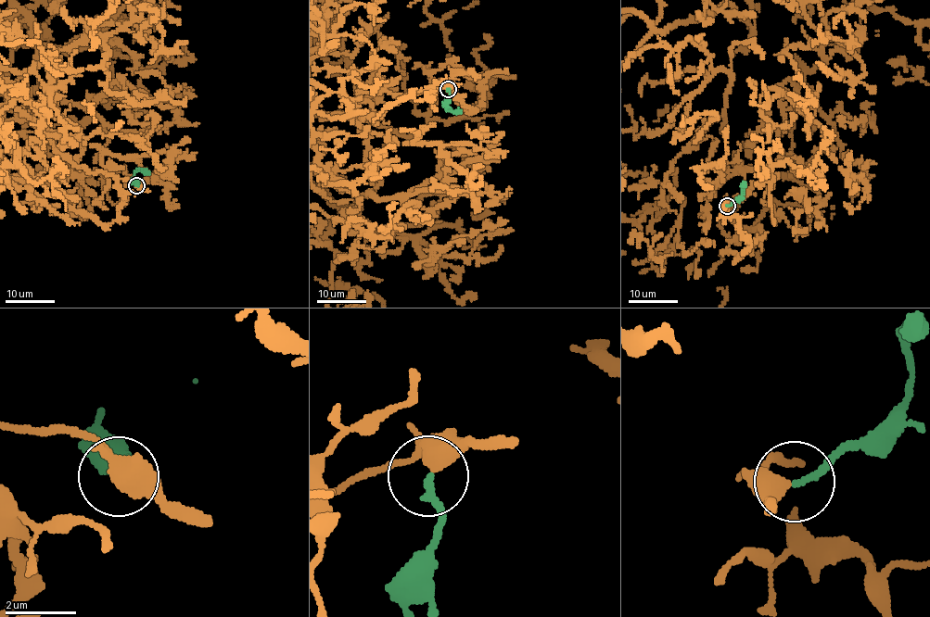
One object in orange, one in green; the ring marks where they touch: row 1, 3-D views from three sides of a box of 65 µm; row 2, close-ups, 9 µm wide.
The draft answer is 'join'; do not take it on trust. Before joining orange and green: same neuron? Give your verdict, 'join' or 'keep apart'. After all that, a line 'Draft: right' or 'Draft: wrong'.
join
Draft: right

